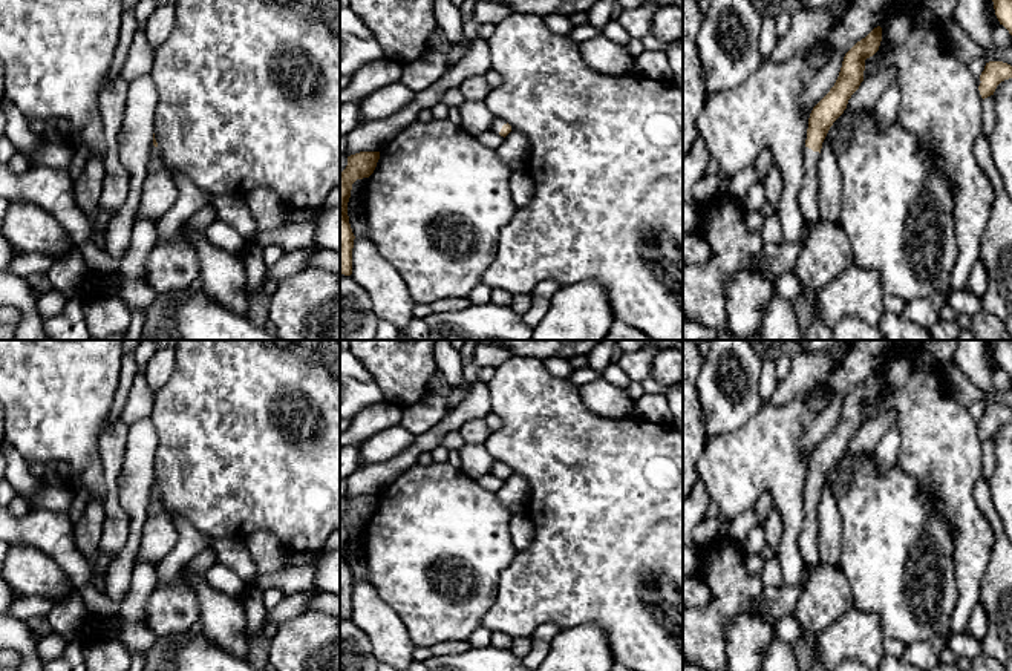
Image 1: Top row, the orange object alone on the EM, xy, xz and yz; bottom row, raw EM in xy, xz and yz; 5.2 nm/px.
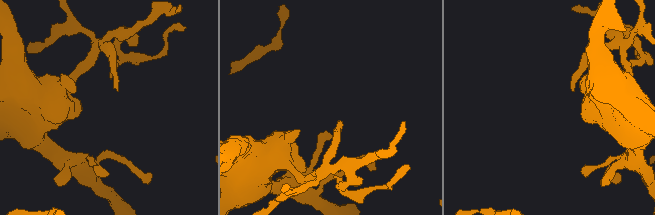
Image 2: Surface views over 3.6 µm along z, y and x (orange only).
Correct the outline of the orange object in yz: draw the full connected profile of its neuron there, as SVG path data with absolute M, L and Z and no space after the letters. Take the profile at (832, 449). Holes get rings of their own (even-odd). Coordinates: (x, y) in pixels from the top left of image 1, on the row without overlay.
M877 369L845 397L834 429L813 450L810 457L804 490L804 522L798 536L798 550L804 559L804 564L810 568L814 568L821 564L818 552L816 509L819 504L822 486L833 466L847 452L851 438L863 424L865 403L879 394L880 385L882 371Z

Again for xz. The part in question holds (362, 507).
M360 495L348 499L348 509L340 515L340 617L352 617L354 576L348 559L352 527L369 521L380 502L380 495Z

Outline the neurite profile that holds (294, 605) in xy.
M312 585L309 590L285 596L283 601L274 607L273 610L266 611L266 622L280 625L288 622L294 617L302 616L303 613L309 611L309 602L317 599L322 591Z

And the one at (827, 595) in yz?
M819 564L811 568L793 616L802 634L819 634L851 608L850 585L841 568L837 565Z

